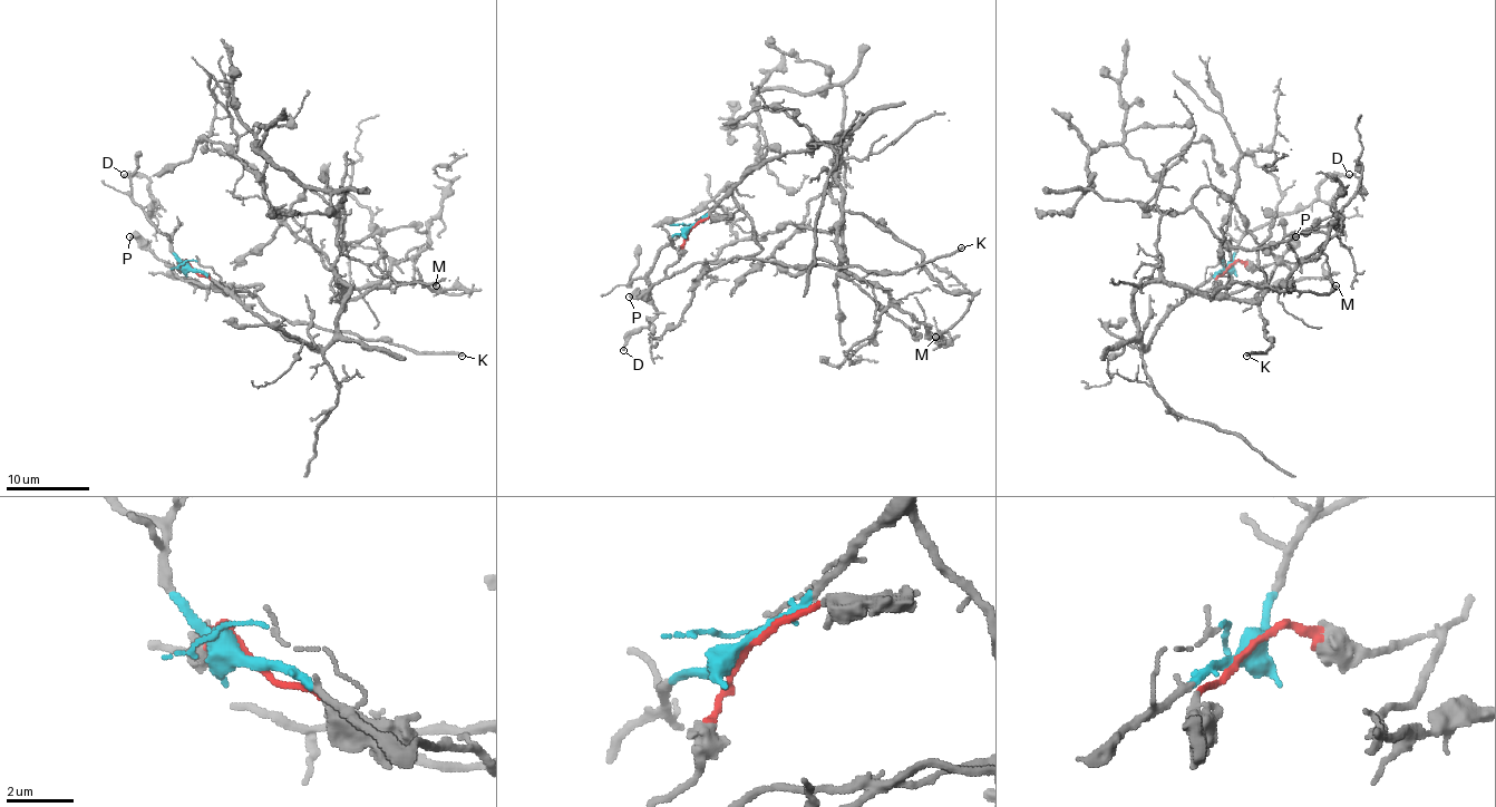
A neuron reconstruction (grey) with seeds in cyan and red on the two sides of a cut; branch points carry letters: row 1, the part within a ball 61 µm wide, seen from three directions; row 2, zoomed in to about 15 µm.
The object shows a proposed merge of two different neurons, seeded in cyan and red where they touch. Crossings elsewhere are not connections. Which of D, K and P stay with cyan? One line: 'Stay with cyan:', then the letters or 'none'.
Stay with cyan: D

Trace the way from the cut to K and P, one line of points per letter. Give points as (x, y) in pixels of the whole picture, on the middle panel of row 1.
K: (691, 229), (683, 254), (667, 269), (668, 276), (698, 262), (738, 258), (899, 273), (962, 248)
P: (691, 229), (681, 255), (667, 269), (667, 274), (637, 295), (629, 295)

